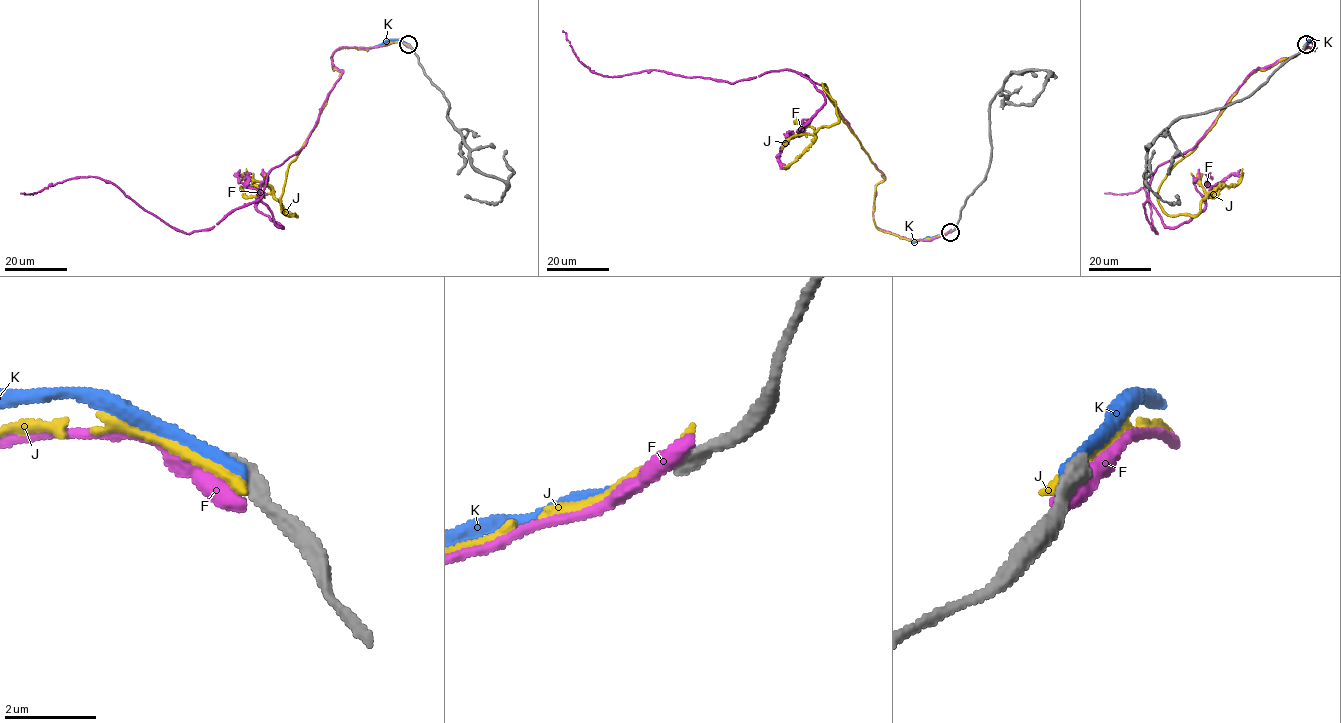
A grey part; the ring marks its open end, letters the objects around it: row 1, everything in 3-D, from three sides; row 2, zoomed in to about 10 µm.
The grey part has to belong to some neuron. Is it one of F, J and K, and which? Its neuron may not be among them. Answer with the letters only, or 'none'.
none

